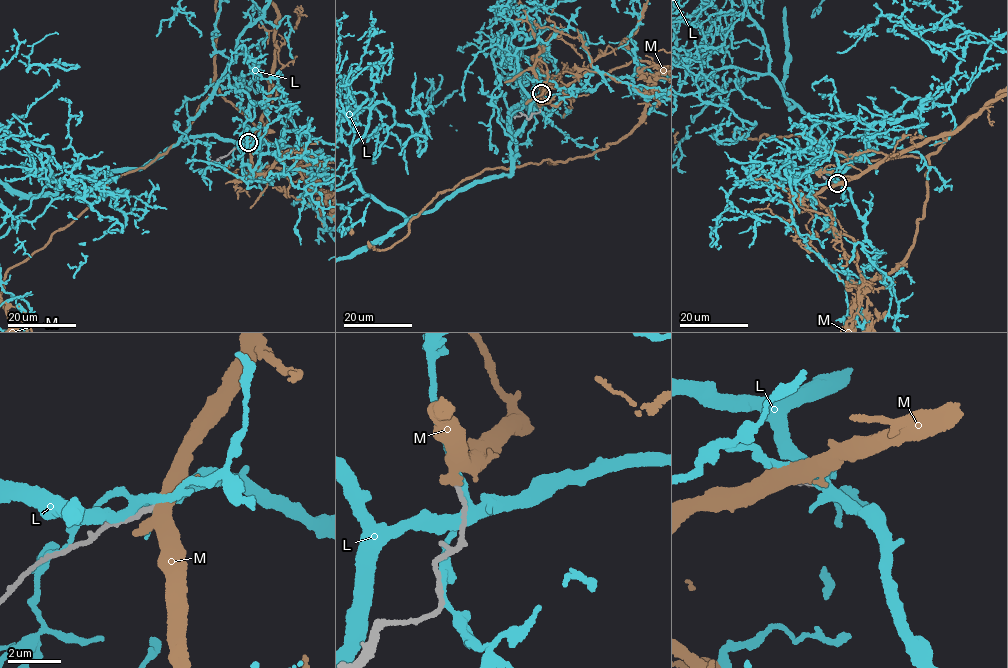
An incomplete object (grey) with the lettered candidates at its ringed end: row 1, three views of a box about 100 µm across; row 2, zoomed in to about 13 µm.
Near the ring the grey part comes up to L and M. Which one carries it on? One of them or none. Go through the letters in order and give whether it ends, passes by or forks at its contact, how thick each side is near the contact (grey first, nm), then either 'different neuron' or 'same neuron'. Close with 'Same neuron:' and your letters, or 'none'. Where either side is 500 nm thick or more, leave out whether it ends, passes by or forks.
L: it passes by; 180 nm thick on the grey side, 280 nm on the other; different neuron
M: it forks there; 170 nm thick on the grey side, 460 nm on the other; different neuron
Same neuron: none

